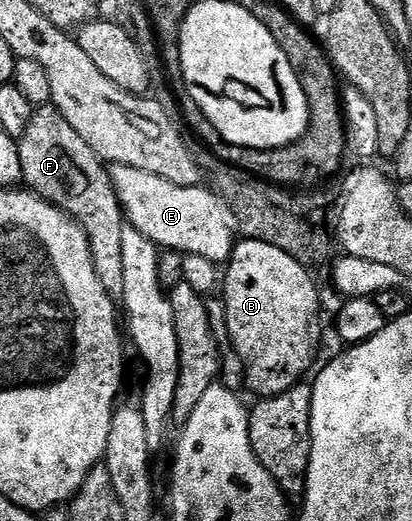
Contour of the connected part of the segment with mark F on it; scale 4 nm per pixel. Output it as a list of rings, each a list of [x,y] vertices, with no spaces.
[[[46,105],[36,108],[22,133],[17,145],[21,162],[21,177],[24,186],[46,199],[52,207],[58,207],[81,226],[89,242],[89,257],[103,289],[108,293],[119,293],[123,289],[123,229],[127,220],[122,212],[121,203],[113,189],[102,160],[67,125],[56,107]]]

